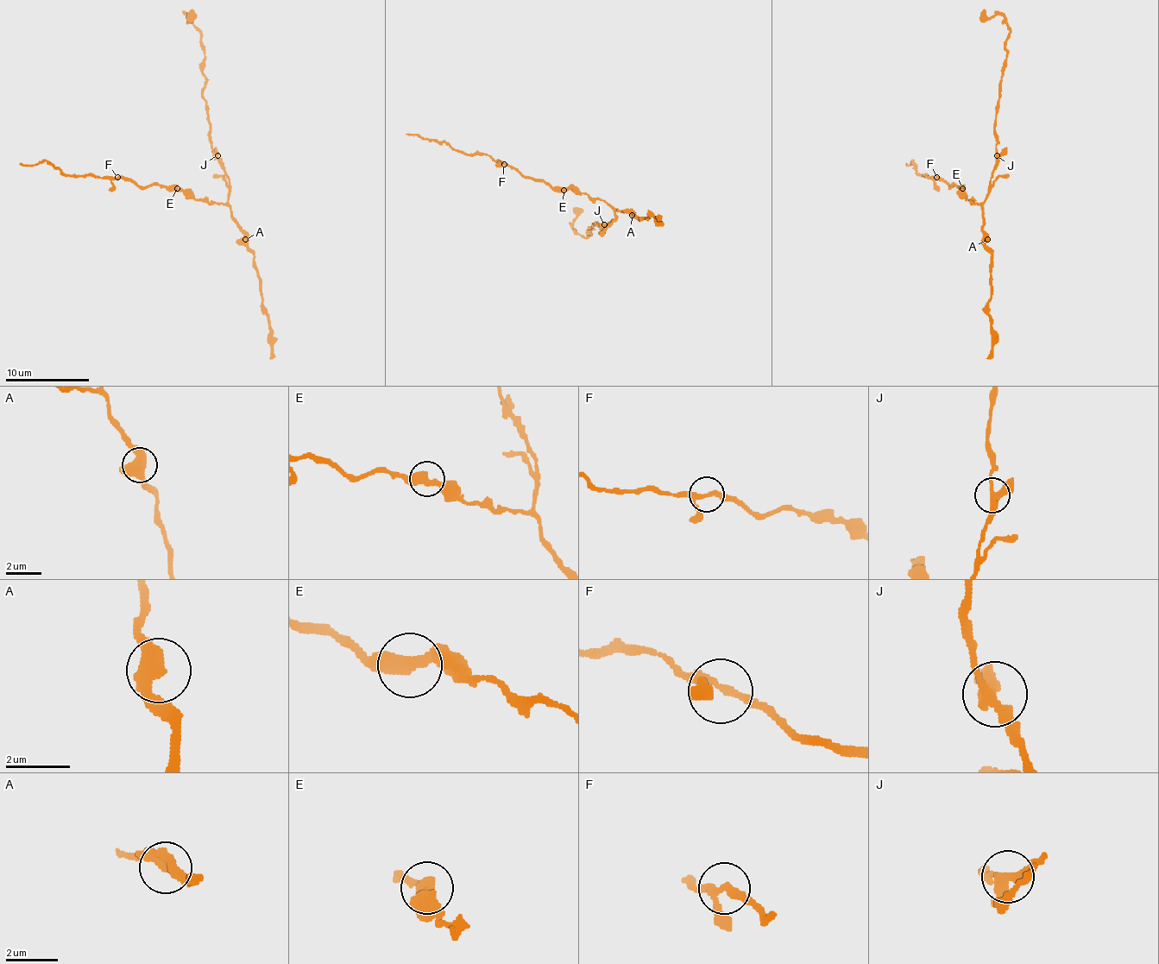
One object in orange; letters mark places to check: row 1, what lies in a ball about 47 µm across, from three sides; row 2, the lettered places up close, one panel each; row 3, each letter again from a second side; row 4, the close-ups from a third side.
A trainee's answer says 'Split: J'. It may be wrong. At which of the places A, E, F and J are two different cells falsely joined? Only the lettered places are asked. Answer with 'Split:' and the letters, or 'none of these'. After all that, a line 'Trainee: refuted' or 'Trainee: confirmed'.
Split: none of these
Trainee: refuted

